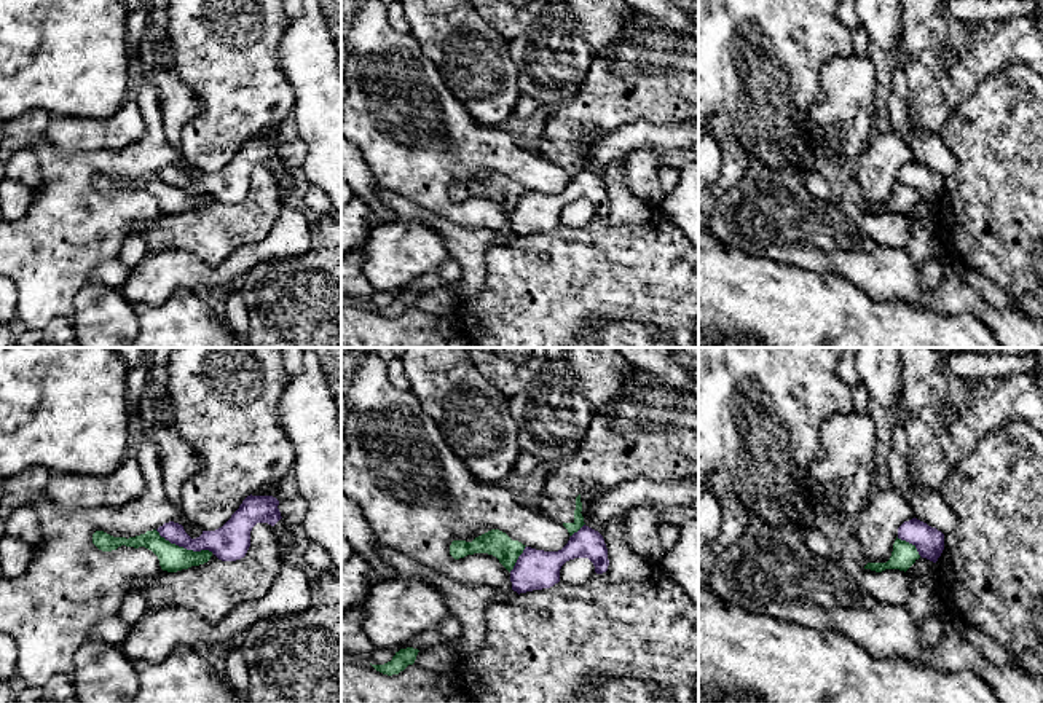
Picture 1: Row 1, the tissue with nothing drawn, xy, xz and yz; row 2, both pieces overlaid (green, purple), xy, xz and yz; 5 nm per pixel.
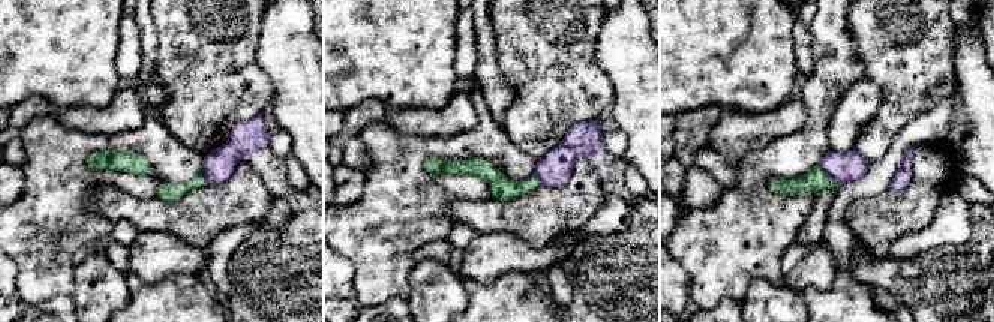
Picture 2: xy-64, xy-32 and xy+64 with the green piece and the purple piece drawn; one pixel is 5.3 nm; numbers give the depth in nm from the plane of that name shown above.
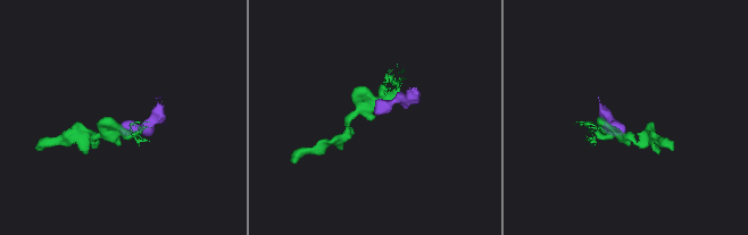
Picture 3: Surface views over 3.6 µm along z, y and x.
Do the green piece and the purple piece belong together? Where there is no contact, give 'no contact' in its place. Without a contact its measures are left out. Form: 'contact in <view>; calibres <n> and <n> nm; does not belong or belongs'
contact in xy; calibres 140 and 190 nm; does not belong

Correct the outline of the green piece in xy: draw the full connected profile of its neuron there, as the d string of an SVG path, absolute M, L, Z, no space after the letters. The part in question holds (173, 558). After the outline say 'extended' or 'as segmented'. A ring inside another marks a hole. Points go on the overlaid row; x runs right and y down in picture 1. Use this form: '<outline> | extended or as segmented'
M156 529L129 539L113 537L104 531L96 531L92 534L92 544L102 552L116 550L121 545L134 548L145 547L158 556L161 569L167 572L177 572L191 566L204 564L212 556L212 552L209 550L193 552L171 544L161 537Z | as segmented

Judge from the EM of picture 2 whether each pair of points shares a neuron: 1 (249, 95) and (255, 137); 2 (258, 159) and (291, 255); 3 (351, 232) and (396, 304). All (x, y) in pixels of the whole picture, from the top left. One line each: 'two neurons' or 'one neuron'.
1: two neurons
2: one neuron
3: two neurons

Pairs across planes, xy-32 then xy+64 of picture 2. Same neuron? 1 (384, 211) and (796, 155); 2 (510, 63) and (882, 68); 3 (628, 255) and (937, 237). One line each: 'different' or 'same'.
1: same
2: same
3: different

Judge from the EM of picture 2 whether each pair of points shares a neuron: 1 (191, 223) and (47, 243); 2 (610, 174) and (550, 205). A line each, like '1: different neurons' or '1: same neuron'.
1: different neurons
2: different neurons

